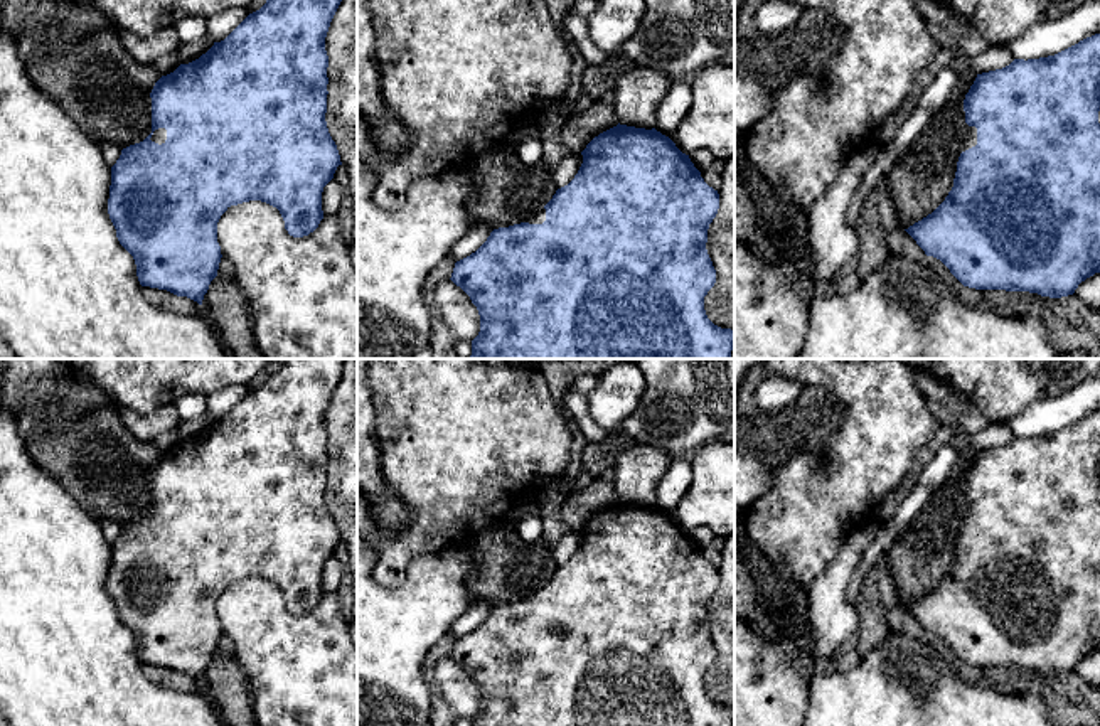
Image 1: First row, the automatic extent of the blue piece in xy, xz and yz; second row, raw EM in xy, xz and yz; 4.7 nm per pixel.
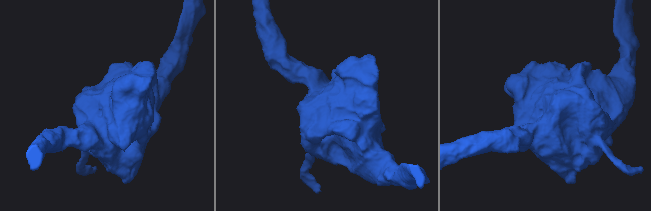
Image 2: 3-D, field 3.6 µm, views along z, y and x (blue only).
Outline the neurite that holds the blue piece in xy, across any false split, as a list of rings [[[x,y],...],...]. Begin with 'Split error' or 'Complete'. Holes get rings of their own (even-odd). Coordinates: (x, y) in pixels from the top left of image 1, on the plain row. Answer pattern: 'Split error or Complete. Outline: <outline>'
Split error. Outline: [[[283,359],[266,381],[249,391],[224,418],[199,436],[162,453],[152,470],[152,510],[121,527],[111,544],[108,591],[120,622],[133,633],[142,664],[167,667],[202,682],[217,654],[217,600],[231,585],[261,578],[276,585],[293,615],[313,610],[323,596],[322,569],[340,539],[327,490],[325,414],[342,379],[344,359]]]

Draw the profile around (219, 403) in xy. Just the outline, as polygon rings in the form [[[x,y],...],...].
[[[232,384],[214,392],[209,392],[207,398],[207,414],[212,419],[224,418],[248,392],[248,384]]]

